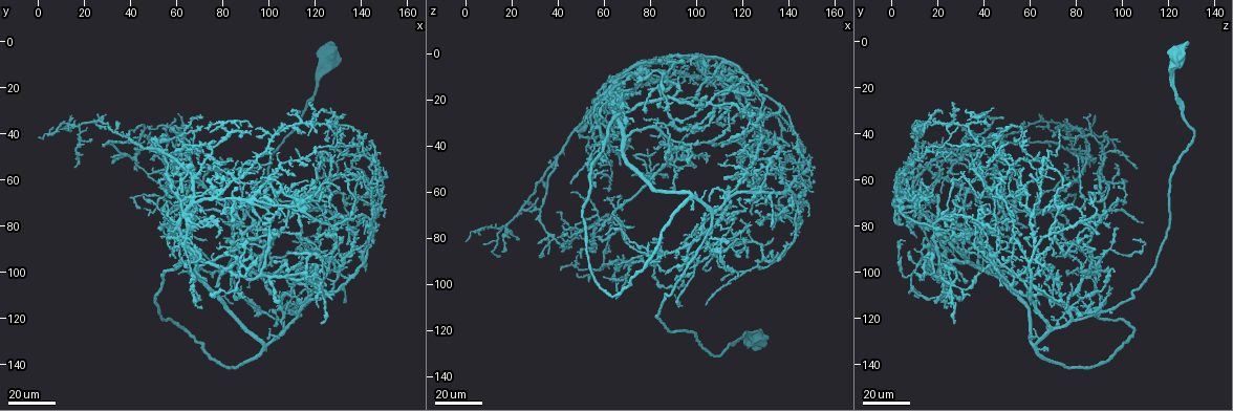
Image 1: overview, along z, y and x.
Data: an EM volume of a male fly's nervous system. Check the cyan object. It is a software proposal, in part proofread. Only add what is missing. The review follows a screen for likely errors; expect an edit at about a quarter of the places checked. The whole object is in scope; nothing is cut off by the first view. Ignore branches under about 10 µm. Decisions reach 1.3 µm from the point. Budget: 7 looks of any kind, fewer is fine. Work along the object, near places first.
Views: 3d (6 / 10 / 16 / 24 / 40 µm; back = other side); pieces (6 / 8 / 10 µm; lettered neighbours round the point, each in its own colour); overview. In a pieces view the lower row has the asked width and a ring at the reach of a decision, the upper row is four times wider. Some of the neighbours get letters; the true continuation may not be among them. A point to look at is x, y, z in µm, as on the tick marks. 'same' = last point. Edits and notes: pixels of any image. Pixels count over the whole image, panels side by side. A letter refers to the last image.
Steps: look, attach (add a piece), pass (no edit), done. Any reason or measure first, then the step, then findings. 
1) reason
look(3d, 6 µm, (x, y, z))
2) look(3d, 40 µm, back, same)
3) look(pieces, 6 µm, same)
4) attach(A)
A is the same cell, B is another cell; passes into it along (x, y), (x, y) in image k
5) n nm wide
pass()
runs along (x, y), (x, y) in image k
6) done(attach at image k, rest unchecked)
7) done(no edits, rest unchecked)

branch stops here
look(3d, 40 µm, (122, 94, 39))

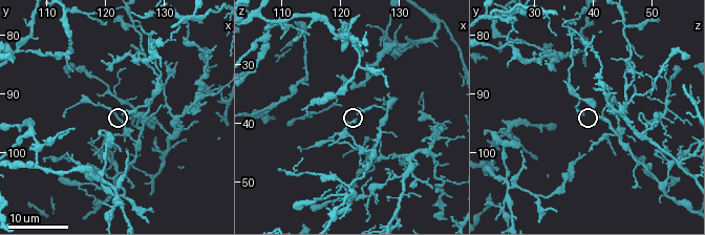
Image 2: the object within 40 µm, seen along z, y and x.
look(pieces, 8 µm, (123.0, 93.0, 38.0))

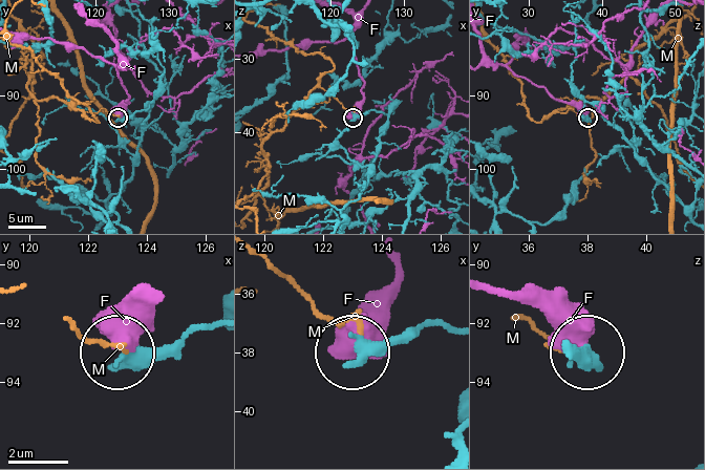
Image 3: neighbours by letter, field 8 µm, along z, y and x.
pass()
F and M are other cells; runs along (215, 322), (120, 355) in image 3; none of them fits

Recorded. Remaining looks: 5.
free end
look(3d, 24 µm, (67, 33, 49))

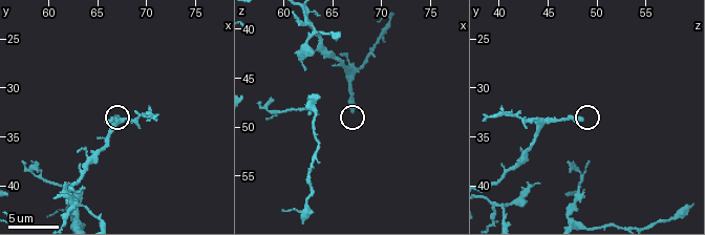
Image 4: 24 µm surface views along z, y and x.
see the neighbours
look(pieces, 10 µm, (66.8, 33.4, 48.4))

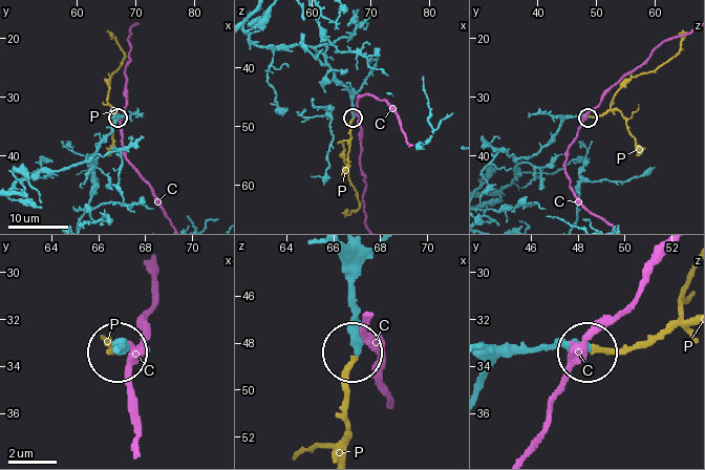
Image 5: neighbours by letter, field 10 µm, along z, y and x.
attach(P)
P is the same cell, C is another cell; it goes on there

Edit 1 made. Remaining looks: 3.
see it whole again
look(overview)

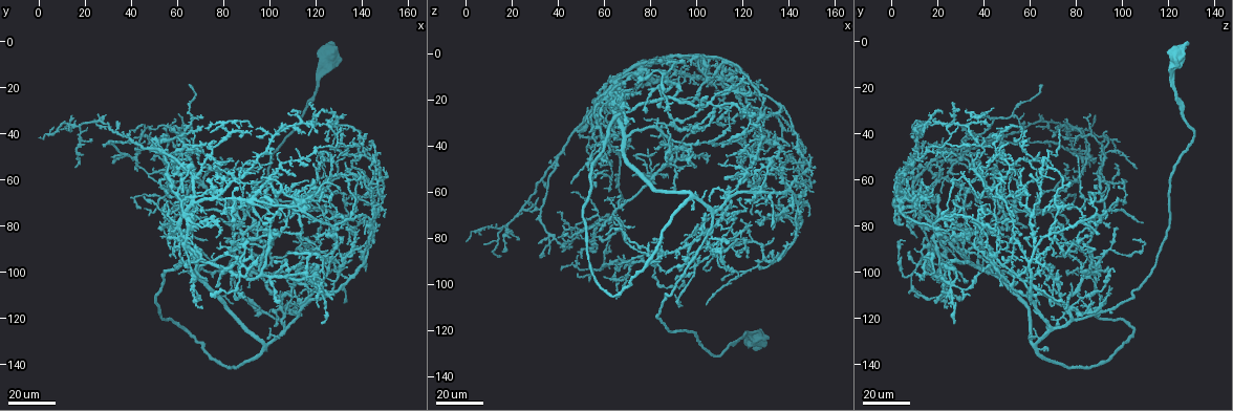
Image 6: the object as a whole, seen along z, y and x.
end of a long branch
look(3d, 24 µm, (65, 94, 71))

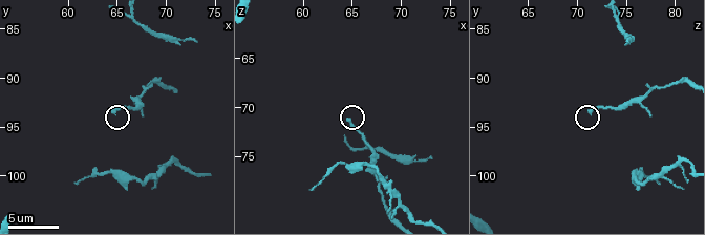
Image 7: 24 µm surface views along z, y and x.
look(pieces, 8 µm, (64.4, 93.4, 71.2))

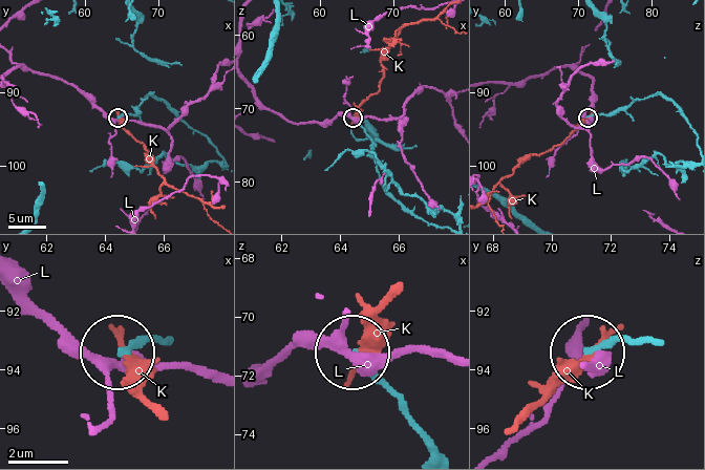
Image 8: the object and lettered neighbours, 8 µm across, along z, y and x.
pass()
K and L are other cells; no lettered piece goes on from it

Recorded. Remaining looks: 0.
done(attach at image 5, rest unchecked)

